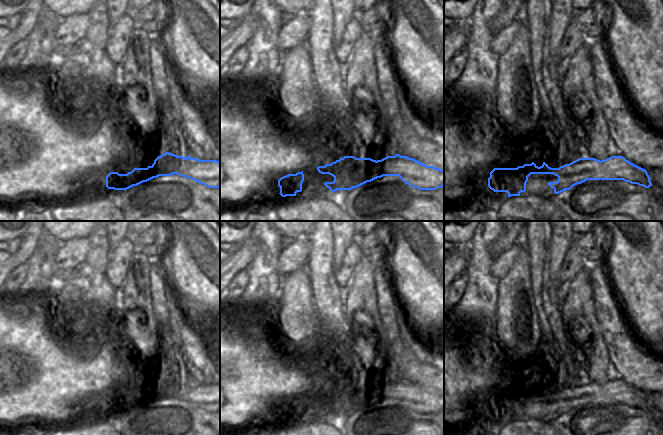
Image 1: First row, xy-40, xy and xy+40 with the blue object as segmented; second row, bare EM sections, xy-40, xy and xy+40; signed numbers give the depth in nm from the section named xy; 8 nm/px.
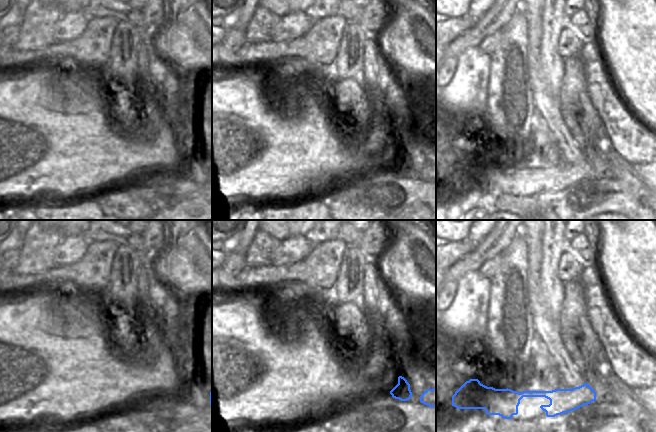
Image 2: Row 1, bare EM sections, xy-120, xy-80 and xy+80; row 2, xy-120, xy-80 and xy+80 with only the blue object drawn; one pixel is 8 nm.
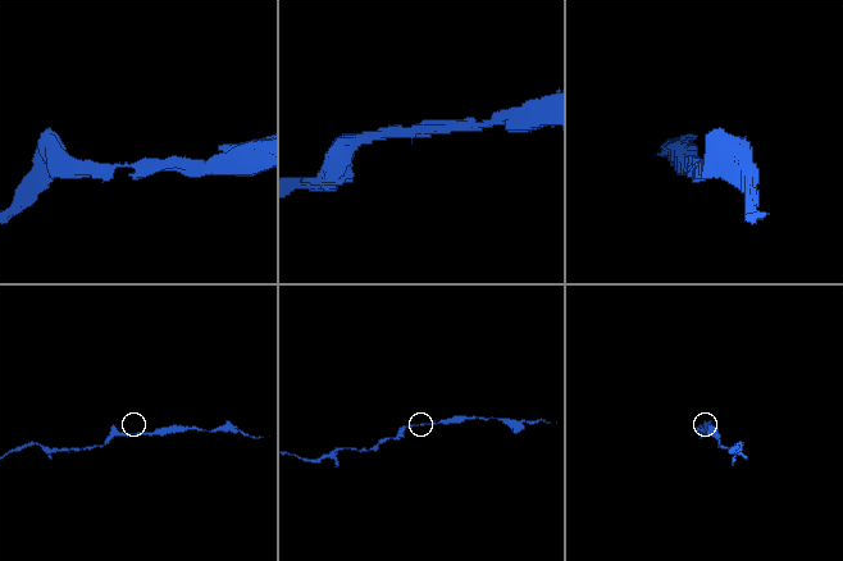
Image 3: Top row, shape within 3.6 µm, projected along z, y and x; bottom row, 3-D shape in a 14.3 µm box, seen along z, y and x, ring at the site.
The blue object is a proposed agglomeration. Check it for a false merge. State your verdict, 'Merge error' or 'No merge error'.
No merge error

